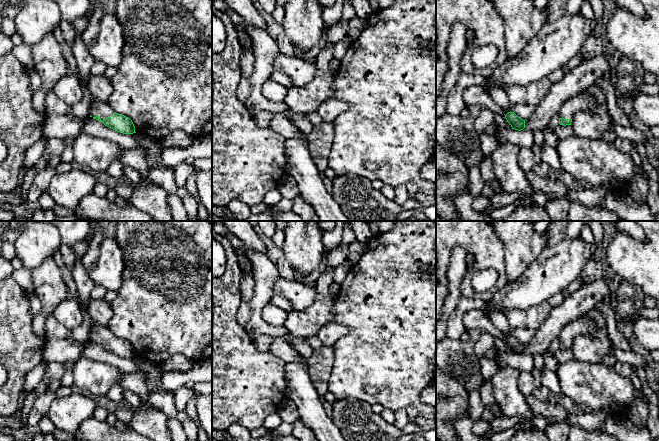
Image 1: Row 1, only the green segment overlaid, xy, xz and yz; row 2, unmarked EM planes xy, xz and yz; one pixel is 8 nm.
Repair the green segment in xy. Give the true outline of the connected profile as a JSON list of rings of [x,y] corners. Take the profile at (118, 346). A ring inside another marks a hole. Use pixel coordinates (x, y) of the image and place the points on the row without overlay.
[[[94,324],[90,330],[89,339],[117,356],[123,358],[136,357],[132,344],[114,336],[109,327]]]

